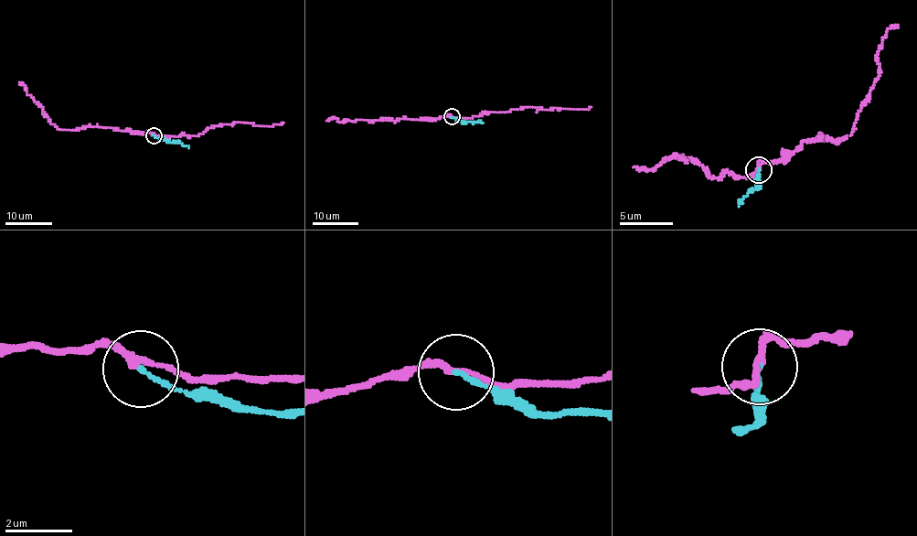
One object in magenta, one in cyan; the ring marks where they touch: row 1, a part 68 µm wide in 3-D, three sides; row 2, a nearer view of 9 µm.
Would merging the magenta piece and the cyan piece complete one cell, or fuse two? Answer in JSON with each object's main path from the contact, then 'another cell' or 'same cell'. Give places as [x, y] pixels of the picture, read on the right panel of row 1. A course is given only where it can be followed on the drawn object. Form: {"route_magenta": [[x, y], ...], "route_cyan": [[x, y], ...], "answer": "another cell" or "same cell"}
{"route_magenta": [[759, 170], [762, 161], [778, 160], [804, 140], [852, 134], [879, 76], [879, 46], [898, 25]], "route_cyan": [[759, 170], [754, 189], [748, 189], [739, 206]], "answer": "another cell"}

